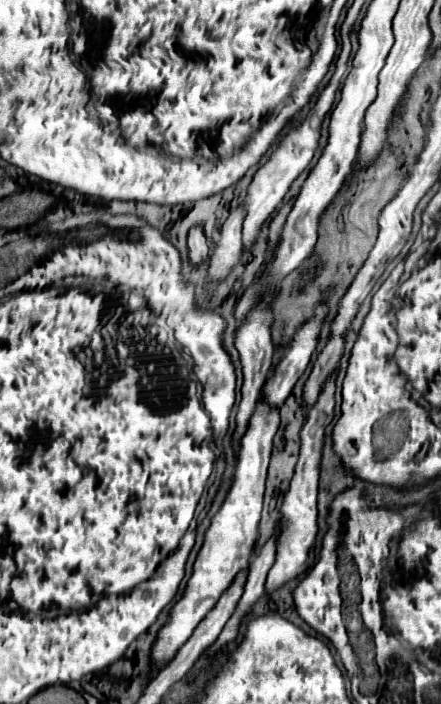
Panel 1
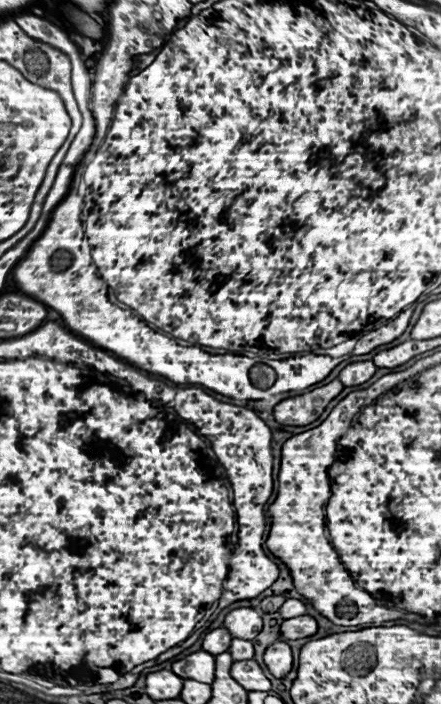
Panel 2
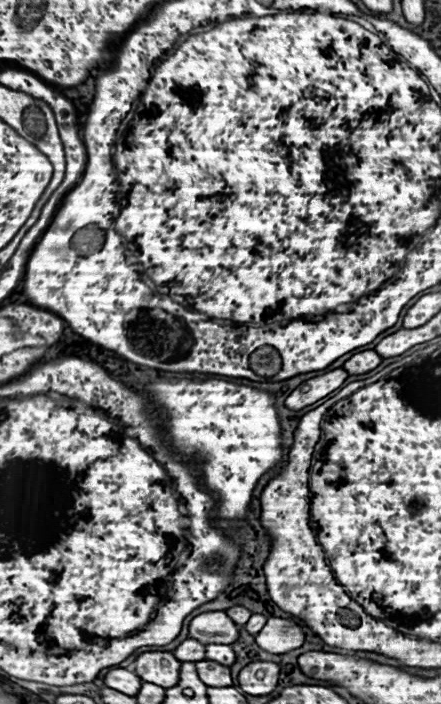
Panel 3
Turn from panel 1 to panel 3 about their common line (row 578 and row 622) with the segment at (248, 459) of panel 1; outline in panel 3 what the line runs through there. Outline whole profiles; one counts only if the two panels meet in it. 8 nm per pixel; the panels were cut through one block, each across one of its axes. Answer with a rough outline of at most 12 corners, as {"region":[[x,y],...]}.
{"region":[[222,610],[190,620],[188,636],[202,644],[232,644],[238,626]]}

